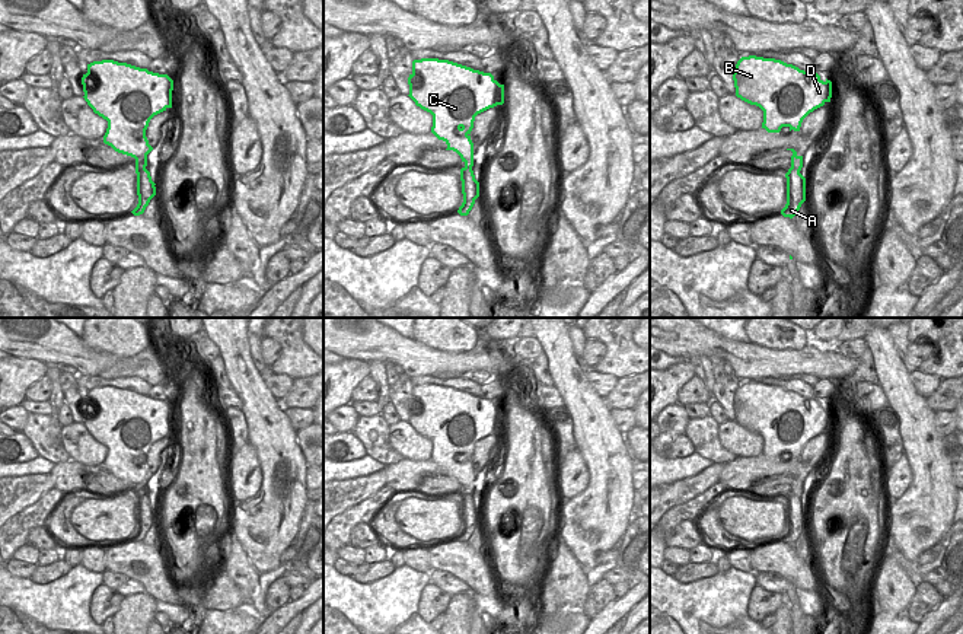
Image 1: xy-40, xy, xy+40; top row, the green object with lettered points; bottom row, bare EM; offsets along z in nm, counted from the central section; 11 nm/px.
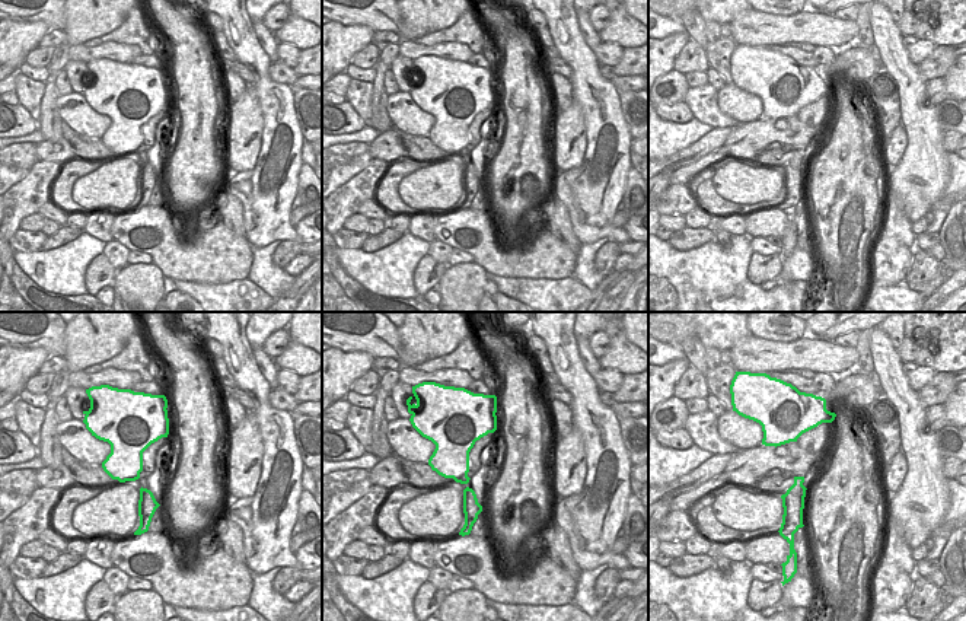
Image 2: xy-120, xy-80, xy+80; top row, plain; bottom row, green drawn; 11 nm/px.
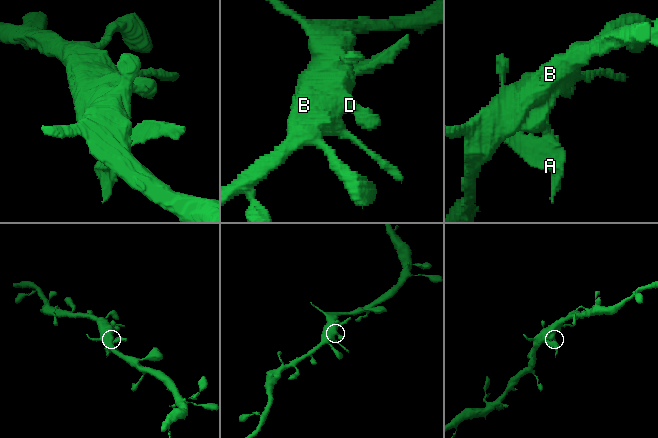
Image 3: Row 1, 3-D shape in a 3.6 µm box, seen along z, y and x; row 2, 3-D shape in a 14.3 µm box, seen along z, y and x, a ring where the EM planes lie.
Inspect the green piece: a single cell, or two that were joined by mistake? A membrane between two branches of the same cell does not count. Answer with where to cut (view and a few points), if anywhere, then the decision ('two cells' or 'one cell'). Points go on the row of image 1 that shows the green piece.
cut xy-40 (136, 165), (144, 168); two cells

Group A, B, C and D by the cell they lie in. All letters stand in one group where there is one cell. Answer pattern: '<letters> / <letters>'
A / B C D

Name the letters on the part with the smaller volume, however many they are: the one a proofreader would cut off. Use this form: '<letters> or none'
A

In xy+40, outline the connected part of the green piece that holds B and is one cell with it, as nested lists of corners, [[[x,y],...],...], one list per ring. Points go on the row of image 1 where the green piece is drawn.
[[[742,57],[733,73],[736,96],[763,111],[762,128],[800,131],[803,120],[830,102],[832,82],[775,58]]]

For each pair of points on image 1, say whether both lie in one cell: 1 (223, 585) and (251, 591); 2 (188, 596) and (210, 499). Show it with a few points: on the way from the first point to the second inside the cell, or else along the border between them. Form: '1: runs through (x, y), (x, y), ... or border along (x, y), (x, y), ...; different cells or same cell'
1: border along (222, 567), (242, 592), (246, 602); different cells
2: border along (184, 585), (198, 586); different cells

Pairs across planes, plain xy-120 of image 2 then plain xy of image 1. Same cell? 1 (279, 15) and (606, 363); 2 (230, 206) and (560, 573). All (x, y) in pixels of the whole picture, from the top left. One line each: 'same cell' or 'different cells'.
1: different cells
2: same cell

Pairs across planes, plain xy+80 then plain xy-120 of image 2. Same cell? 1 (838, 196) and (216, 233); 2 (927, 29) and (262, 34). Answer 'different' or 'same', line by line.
1: different
2: different

